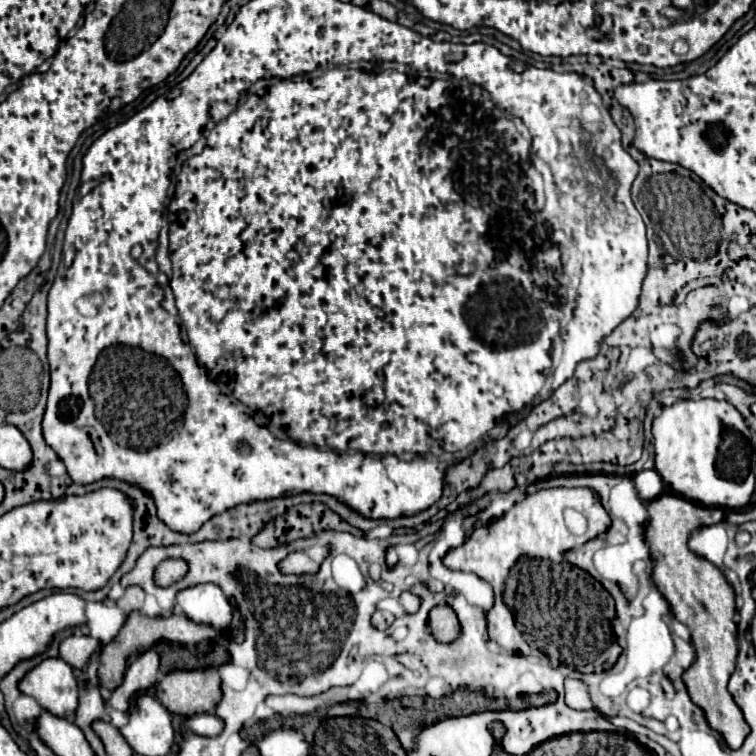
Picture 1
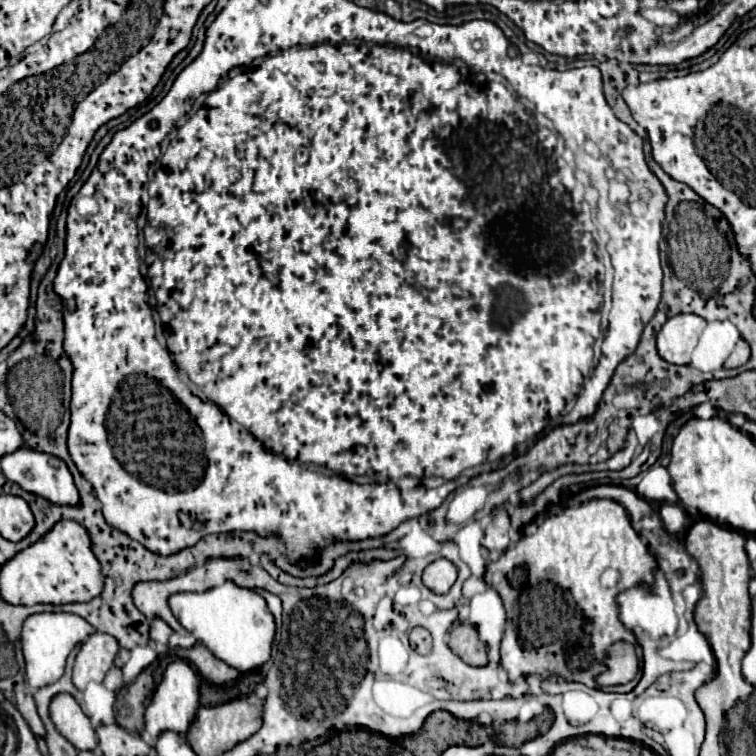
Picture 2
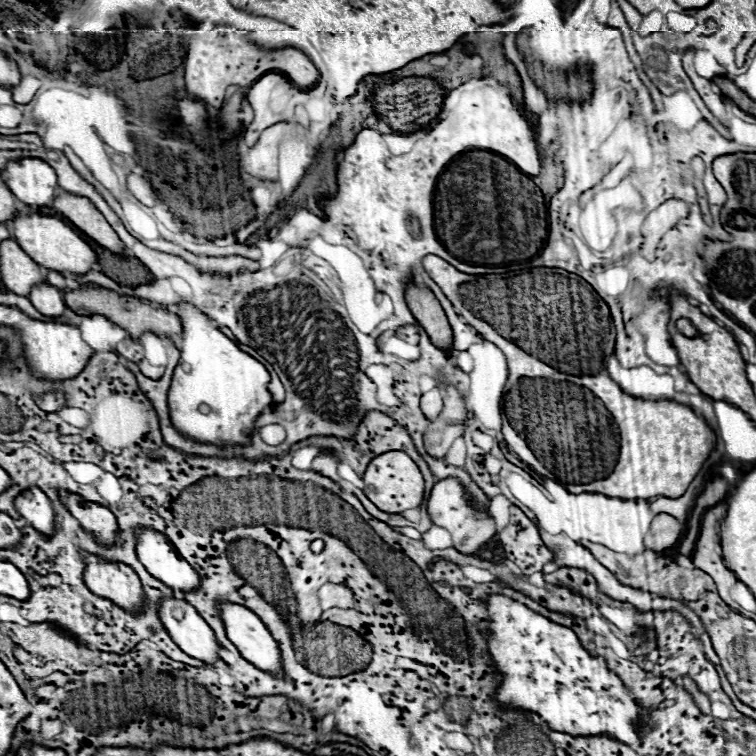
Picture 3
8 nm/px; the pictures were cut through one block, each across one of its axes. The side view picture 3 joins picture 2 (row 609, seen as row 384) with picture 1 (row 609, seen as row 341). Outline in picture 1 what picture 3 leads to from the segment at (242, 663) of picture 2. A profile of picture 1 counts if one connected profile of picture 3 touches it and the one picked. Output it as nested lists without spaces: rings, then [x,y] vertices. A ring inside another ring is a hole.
[[[196,584],[180,590],[176,602],[194,622],[212,624],[216,630],[226,630],[232,620],[232,606],[216,584]]]

